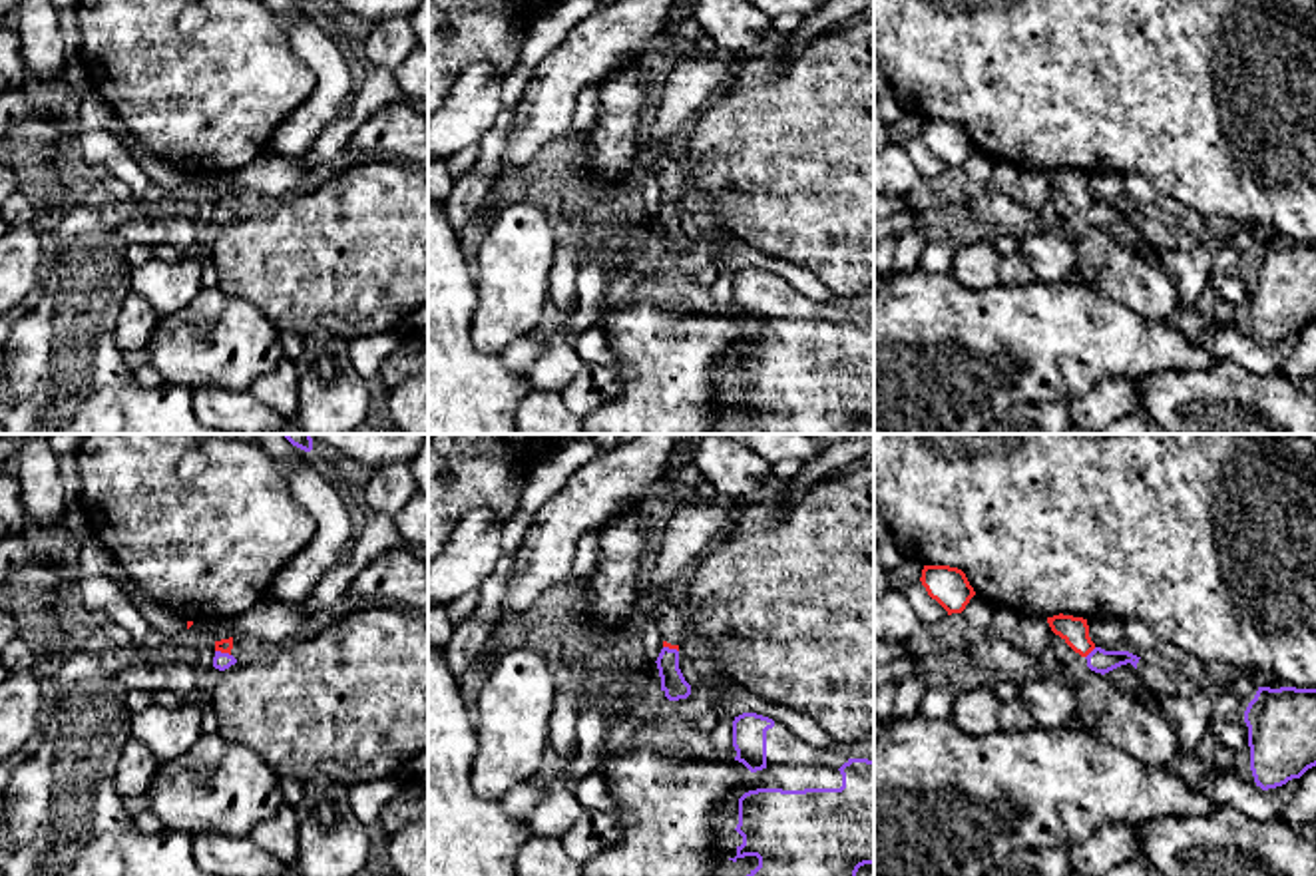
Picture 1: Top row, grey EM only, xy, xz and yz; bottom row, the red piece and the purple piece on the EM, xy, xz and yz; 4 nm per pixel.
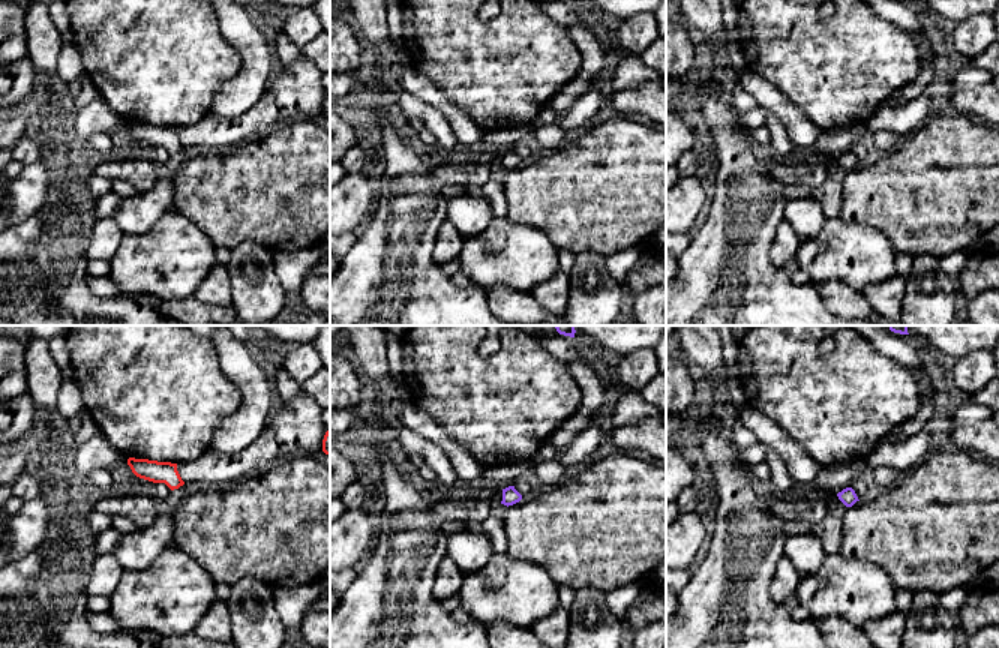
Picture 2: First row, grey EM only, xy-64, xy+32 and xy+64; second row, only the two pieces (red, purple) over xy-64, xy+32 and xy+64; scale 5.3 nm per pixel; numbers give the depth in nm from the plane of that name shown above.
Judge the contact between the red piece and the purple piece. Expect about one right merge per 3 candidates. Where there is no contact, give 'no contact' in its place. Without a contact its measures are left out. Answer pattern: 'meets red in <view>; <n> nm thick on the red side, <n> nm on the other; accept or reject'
meets red in yz; 110 nm thick on the red side, 100 nm on the other; reject

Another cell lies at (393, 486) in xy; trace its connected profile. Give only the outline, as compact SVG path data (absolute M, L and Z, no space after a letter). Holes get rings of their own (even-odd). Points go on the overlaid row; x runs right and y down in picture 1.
M394 462L372 470L368 484L356 494L356 500L394 518L416 494L418 484L410 464Z

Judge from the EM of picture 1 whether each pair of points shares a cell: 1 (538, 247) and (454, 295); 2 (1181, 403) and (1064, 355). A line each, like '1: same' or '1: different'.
1: different
2: different

